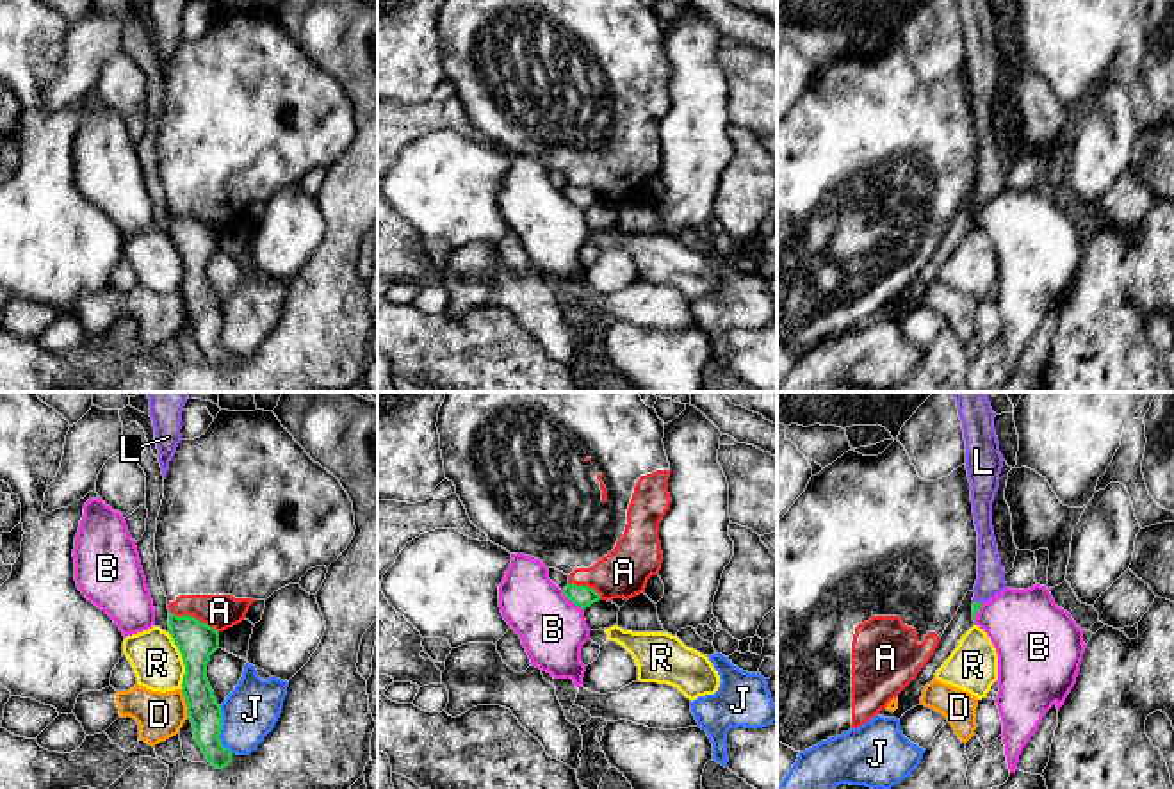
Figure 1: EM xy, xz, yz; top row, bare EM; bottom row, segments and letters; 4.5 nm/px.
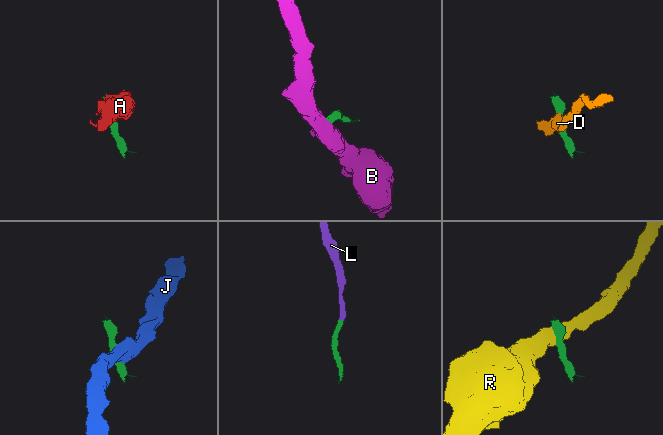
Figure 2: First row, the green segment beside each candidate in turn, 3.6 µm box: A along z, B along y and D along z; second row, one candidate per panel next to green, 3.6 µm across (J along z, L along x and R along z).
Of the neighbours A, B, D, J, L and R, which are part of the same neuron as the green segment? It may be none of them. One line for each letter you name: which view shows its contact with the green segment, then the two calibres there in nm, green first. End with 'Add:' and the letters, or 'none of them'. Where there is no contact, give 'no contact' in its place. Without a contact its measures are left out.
L: contact in yz; calibres 40 and 130 nm
Add: L

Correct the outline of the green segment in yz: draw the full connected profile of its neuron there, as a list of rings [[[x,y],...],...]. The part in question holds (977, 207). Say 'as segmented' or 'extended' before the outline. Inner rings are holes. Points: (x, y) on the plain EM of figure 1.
extended; [[[955,0],[966,43],[966,71],[978,132],[978,180],[973,198],[973,223],[983,203],[1005,189],[1005,171],[992,128],[992,103],[999,89],[1003,57],[994,32],[996,14],[989,0]]]

